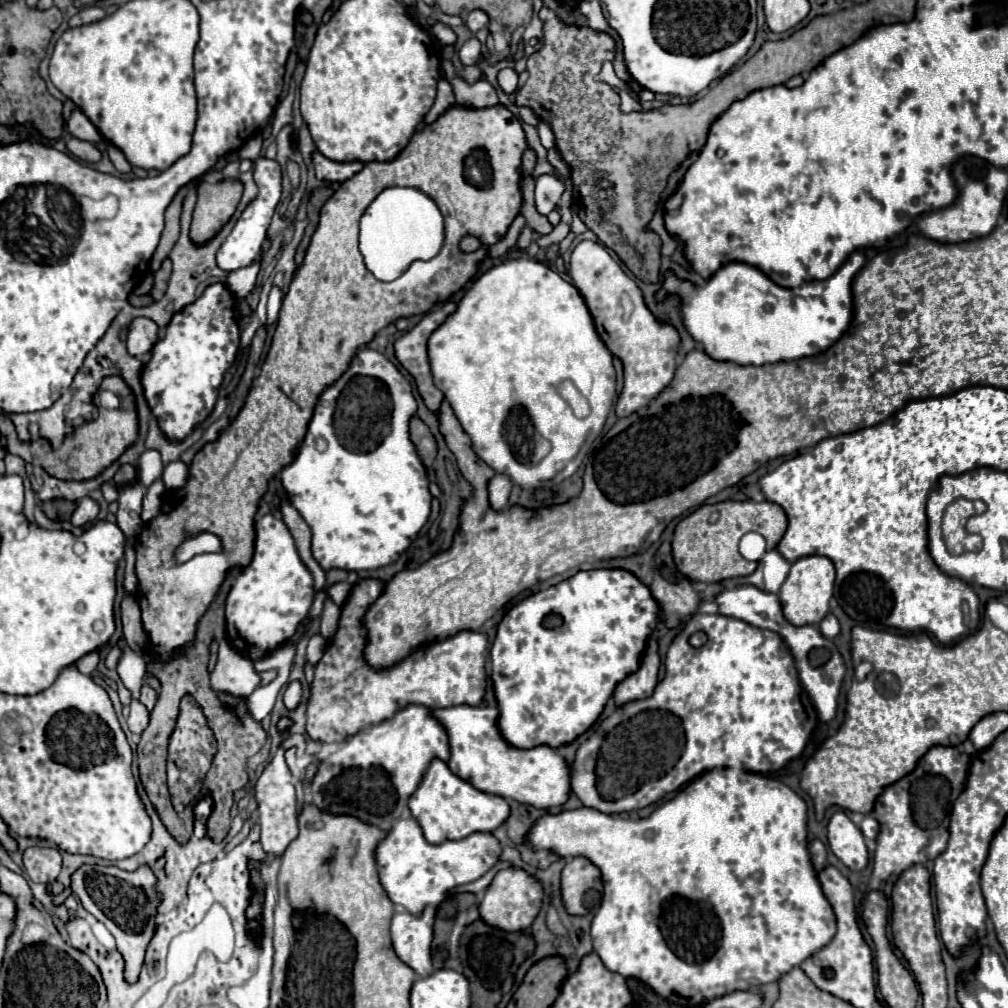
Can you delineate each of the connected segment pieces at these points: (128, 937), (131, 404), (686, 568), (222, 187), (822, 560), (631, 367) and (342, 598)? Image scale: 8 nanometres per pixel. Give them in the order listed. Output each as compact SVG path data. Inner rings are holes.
M83 866L73 874L69 892L79 896L83 908L103 922L113 934L117 940L117 950L125 958L125 982L135 984L143 966L145 948L155 932L153 918L159 904L159 896L155 892L155 874L147 866L141 866L137 872L125 872L115 866Z
M107 376L101 384L101 390L113 390L119 398L119 408L107 410L97 402L99 416L91 426L91 436L69 436L61 450L57 452L39 452L35 454L37 464L41 464L51 476L61 480L85 480L95 478L105 468L109 468L129 446L135 444L139 434L139 420L137 420L137 404L131 388L125 384L121 376ZM39 456L39 458L37 458Z
M725 500L717 504L703 504L685 516L673 536L673 558L677 568L695 582L721 582L733 576L751 574L759 562L745 560L739 554L739 540L747 532L759 532L767 540L767 550L773 550L787 530L787 516L779 504L755 500Z
M201 182L197 190L197 206L193 212L193 222L201 222L201 228L193 228L199 234L199 246L217 236L217 232L229 222L237 204L241 200L243 186L239 182L207 184Z
M807 556L793 562L787 580L783 582L779 590L779 600L783 606L785 618L793 626L805 626L805 624L819 624L827 612L829 612L829 600L833 594L833 582L835 582L835 566L825 556Z
M591 240L575 246L569 264L573 286L583 296L595 328L613 356L623 362L623 390L615 404L617 418L625 418L647 406L675 374L675 354L679 348L679 334L673 326L661 326L643 302L639 286L621 270L611 254Z
M335 582L327 590L328 597L337 605L342 606L347 600L347 594L350 594L352 586L349 582Z

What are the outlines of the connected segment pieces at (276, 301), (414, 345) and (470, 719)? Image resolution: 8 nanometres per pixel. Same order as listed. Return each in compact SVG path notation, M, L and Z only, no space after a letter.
M273 288L271 294L269 294L269 302L267 302L267 322L265 322L267 328L273 326L275 320L277 320L277 314L279 314L279 308L281 308L281 298L283 298L281 290Z
M453 302L443 304L439 310L433 310L433 312L425 314L421 318L421 322L413 330L405 332L403 336L399 336L395 340L395 356L397 356L397 360L415 378L417 390L419 390L423 402L427 404L429 412L435 414L435 416L437 416L437 410L441 406L443 394L433 384L433 378L431 378L429 358L427 358L427 340L445 322L445 318L455 312L455 308L457 306Z
M451 706L433 710L433 716L445 726L451 740L451 772L471 782L477 790L513 798L535 808L563 806L571 794L571 768L555 748L543 744L531 750L511 746L499 730L499 710L491 706Z

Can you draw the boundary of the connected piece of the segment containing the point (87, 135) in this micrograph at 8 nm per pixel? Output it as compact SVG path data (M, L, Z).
M73 110L69 122L67 122L67 130L79 138L79 140L85 140L85 142L91 142L91 144L97 144L101 140L101 134L97 132L97 128L89 122L89 118L81 112L81 110Z

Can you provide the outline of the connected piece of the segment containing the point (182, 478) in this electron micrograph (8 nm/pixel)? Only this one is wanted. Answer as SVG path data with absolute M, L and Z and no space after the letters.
M177 460L177 462L171 462L165 466L165 472L163 472L163 482L165 482L165 488L169 490L177 490L181 486L185 486L189 478L189 468Z

